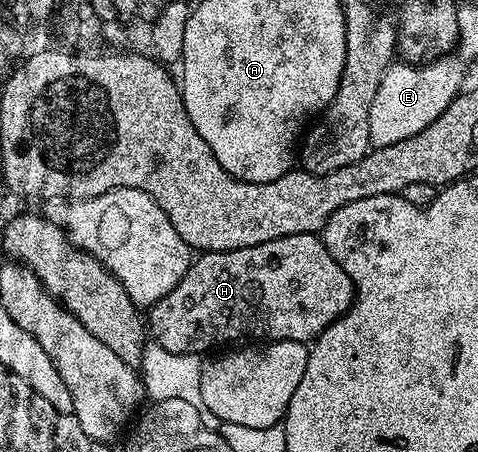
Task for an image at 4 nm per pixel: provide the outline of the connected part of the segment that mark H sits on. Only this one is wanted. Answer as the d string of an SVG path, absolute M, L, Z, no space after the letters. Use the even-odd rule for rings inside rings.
M313 232L292 234L251 248L201 253L174 289L149 309L148 332L168 351L197 354L205 354L213 344L222 344L226 339L234 340L237 336L255 336L258 342L313 342L327 326L349 312L355 300L354 284L348 274L344 274L336 258L332 258L321 235Z

